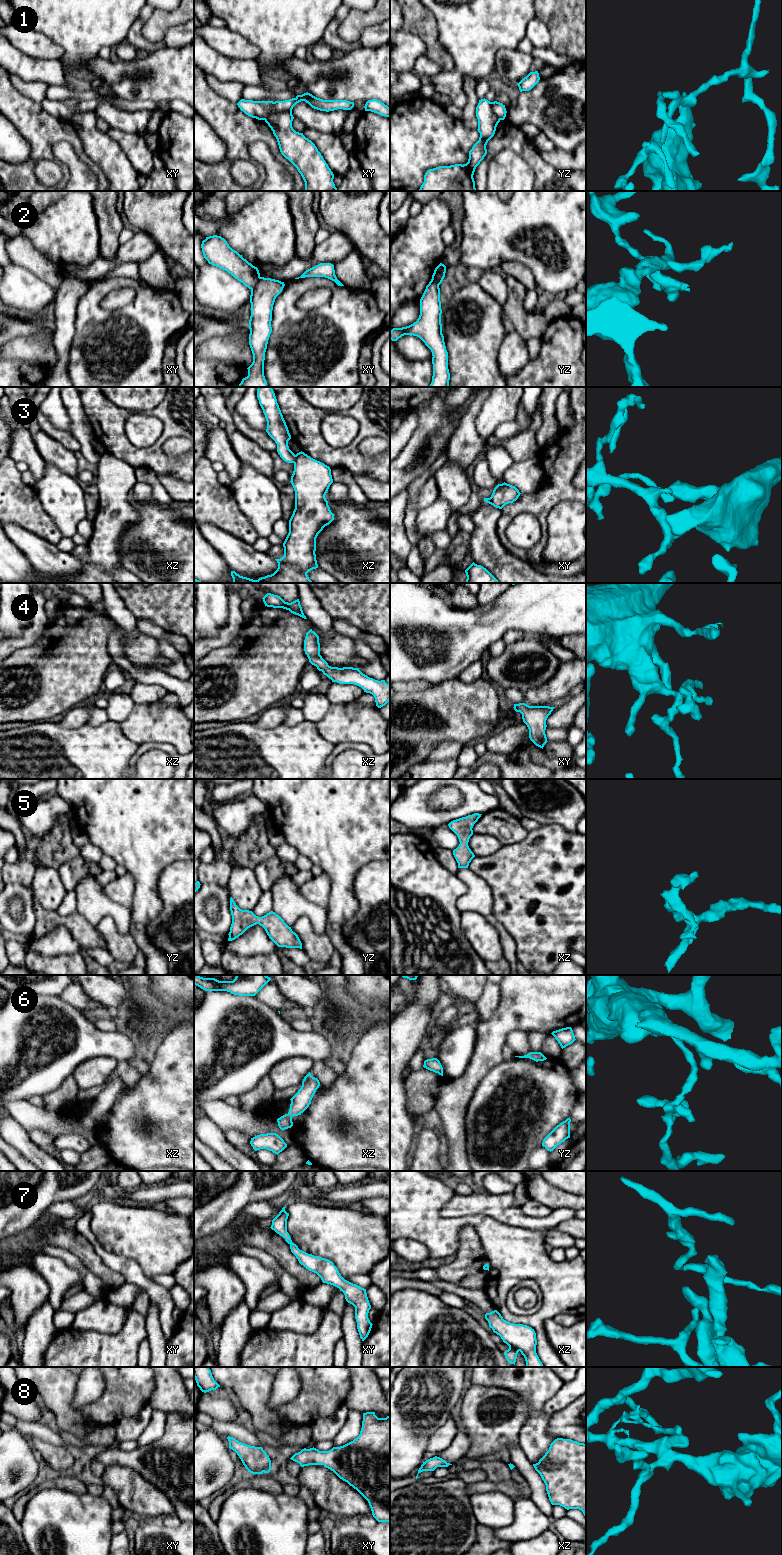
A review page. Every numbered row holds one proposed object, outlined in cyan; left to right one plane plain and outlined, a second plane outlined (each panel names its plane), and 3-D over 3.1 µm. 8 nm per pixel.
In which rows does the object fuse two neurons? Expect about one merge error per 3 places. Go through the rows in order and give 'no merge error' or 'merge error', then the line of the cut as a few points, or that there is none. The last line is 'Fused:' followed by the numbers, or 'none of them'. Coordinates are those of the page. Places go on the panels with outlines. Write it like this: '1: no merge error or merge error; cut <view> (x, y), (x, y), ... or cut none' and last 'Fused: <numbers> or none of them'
1: merge error; cut xy (291, 110), (273, 111), (264, 119)
2: merge error; cut xy (260, 277), (251, 289)
3: merge error; cut xz (295, 455), (293, 462)
4: no merge error; cut none
5: no merge error; cut none
6: no merge error; cut none
7: no merge error; cut none
8: no merge error; cut none
Fused: 1, 2, 3

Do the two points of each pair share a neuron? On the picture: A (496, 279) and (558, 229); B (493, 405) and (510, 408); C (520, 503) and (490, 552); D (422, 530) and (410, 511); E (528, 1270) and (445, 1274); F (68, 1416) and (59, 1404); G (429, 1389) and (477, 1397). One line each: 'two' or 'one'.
A: two
B: one
C: two
D: two
E: two
F: one
G: two

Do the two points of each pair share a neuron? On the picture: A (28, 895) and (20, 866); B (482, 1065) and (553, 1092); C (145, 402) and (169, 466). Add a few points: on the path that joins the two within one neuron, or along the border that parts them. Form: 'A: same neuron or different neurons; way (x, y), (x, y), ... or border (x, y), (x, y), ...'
A: different neurons; border (10, 883), (21, 883), (30, 886)
B: different neurons; border (504, 1060), (494, 1065), (476, 1086)
C: different neurons; border (164, 397), (148, 411)

